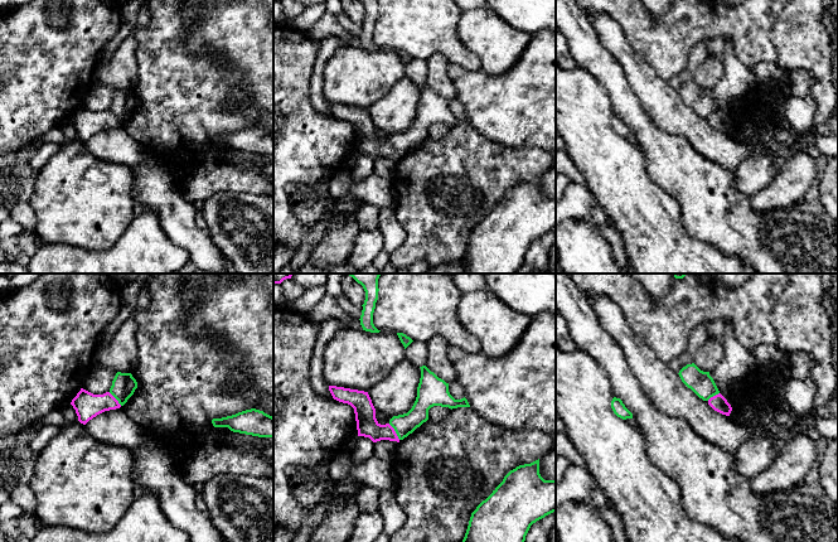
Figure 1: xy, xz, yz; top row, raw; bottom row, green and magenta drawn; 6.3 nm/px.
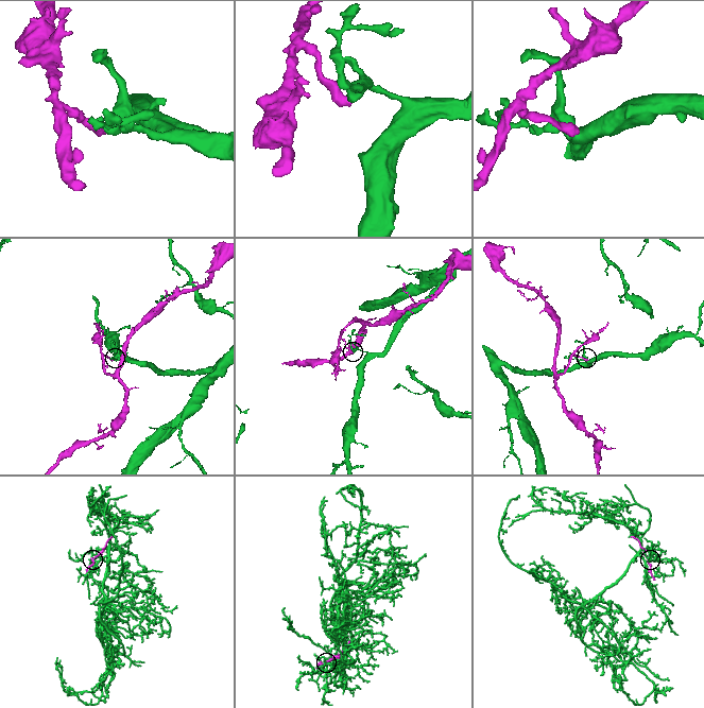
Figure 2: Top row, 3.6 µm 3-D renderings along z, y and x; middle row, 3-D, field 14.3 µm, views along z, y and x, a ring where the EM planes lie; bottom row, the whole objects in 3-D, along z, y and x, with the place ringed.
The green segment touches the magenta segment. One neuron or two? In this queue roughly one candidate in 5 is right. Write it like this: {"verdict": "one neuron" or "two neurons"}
{"verdict": "two neurons"}

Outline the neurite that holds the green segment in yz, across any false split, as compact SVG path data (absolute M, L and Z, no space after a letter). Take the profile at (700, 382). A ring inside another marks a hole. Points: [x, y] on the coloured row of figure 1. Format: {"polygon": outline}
{"polygon": "M694 363L683 367L678 374L682 382L703 401L720 393L709 372L701 371Z"}

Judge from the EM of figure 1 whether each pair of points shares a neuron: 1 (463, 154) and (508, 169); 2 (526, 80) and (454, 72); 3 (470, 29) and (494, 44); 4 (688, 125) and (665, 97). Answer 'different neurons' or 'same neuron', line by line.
1: same neuron
2: same neuron
3: same neuron
4: same neuron

